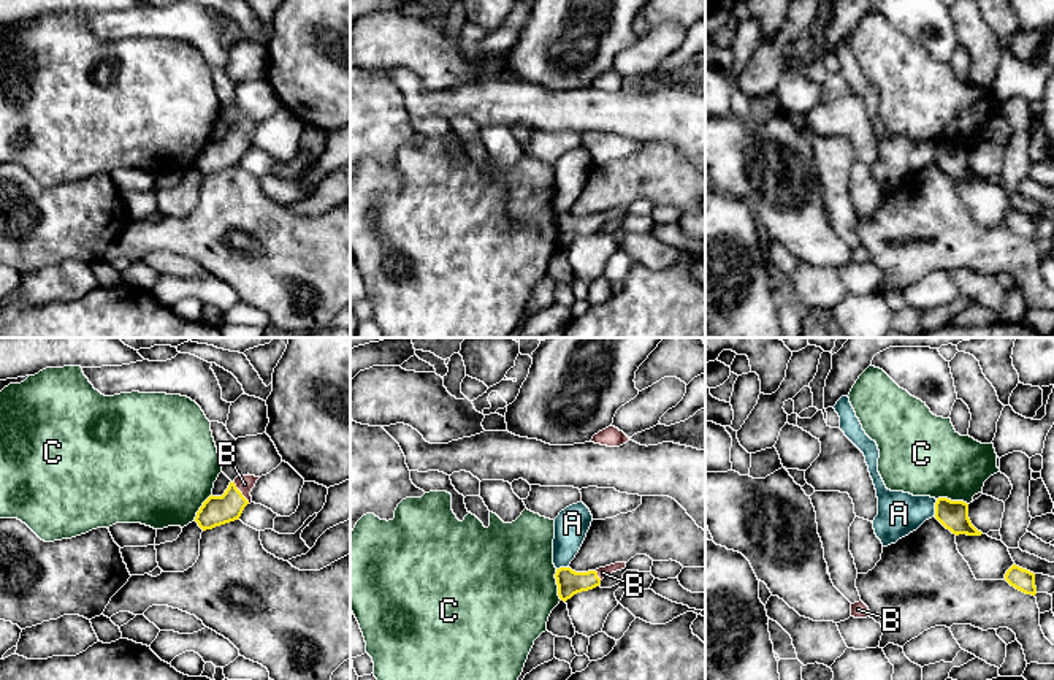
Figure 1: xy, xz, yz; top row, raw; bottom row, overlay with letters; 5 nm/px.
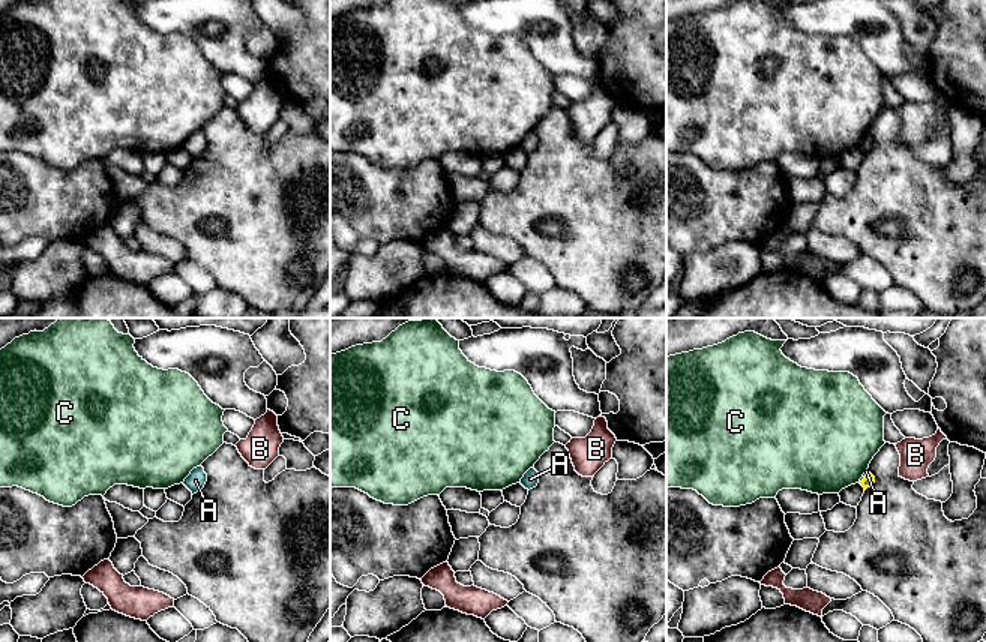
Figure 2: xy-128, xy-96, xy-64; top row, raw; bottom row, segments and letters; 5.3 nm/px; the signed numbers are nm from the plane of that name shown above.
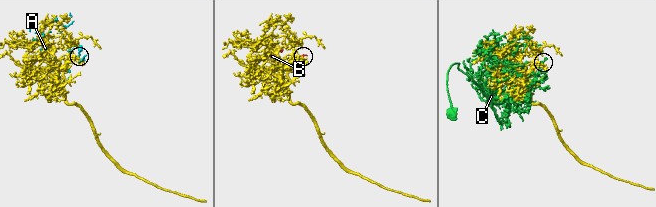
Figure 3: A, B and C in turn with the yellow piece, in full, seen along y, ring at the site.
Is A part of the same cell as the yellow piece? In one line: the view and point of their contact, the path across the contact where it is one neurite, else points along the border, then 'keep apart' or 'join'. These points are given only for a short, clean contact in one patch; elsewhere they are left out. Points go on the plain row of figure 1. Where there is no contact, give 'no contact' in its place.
contact yz (935, 152); border yz (937, 145), (934, 160); keep apart

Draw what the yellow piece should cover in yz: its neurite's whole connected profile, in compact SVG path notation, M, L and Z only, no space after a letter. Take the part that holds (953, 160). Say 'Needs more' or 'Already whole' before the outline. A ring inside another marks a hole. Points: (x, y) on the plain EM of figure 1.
Already whole. M938 143L935 147L935 163L953 179L981 181L970 163L968 149L964 146L951 146L948 143Z

